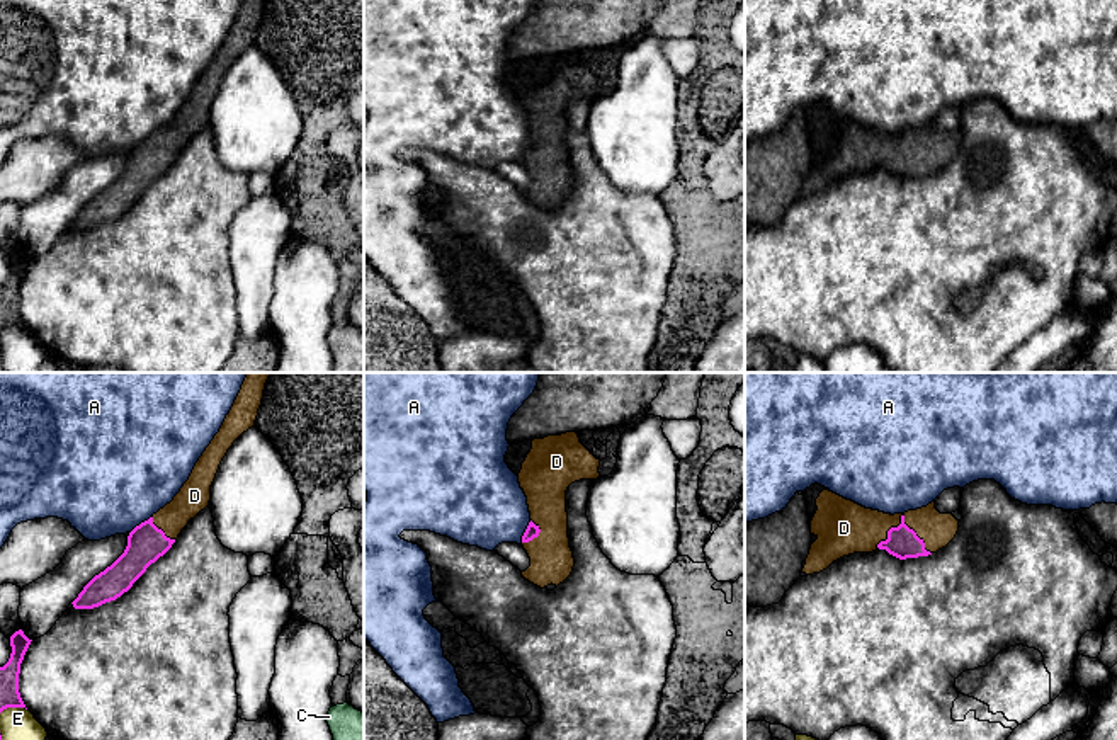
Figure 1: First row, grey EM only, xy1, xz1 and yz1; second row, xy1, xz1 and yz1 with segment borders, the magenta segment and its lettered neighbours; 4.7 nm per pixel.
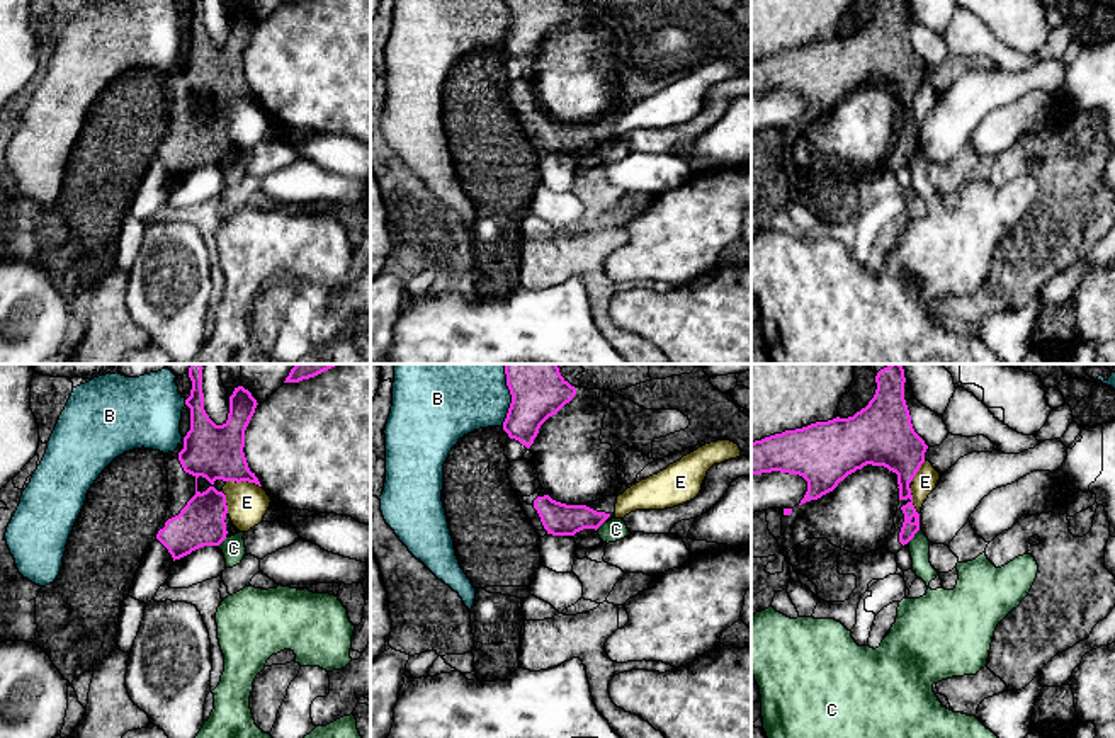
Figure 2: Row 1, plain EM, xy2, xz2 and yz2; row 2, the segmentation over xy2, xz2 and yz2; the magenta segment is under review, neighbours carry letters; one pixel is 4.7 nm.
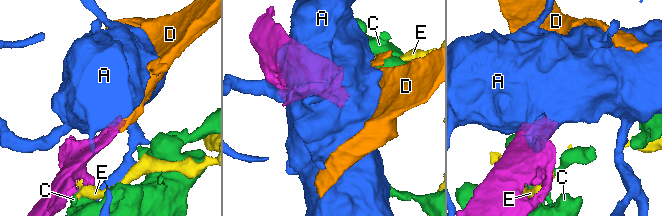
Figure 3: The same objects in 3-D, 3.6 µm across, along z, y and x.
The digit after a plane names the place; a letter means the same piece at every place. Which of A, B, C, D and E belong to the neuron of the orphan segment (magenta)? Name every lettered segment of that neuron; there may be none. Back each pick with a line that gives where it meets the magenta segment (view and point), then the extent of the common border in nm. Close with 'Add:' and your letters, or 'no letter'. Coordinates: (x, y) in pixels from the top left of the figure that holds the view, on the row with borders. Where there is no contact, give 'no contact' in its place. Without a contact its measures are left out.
D: meets magenta in yz1 at (903, 523); contact 260 nm long
Add: D

